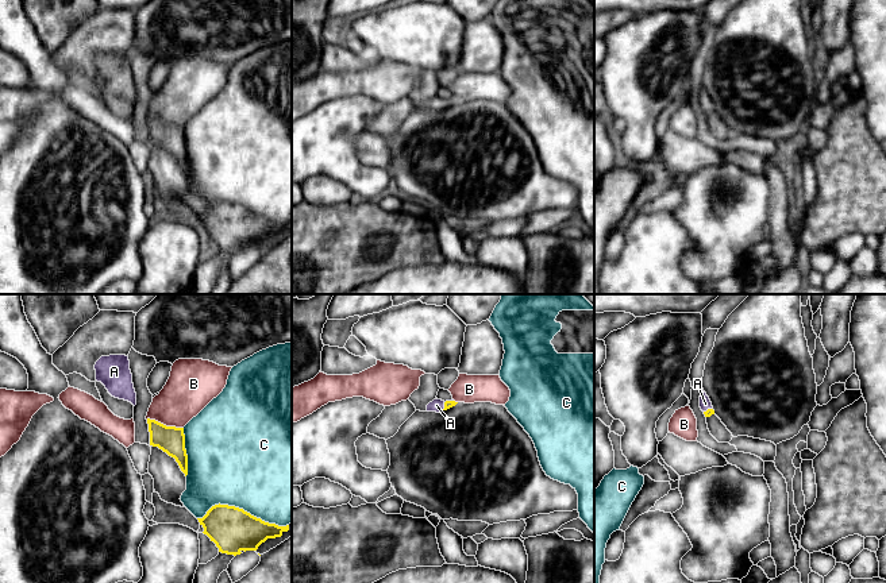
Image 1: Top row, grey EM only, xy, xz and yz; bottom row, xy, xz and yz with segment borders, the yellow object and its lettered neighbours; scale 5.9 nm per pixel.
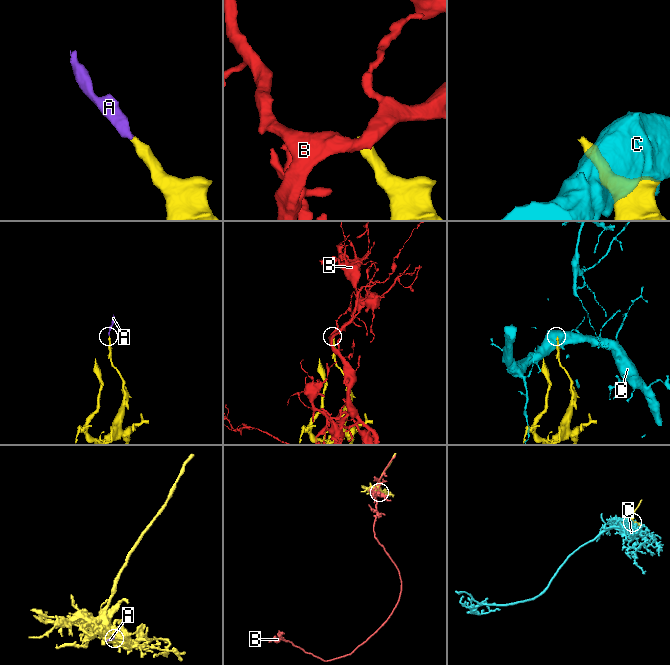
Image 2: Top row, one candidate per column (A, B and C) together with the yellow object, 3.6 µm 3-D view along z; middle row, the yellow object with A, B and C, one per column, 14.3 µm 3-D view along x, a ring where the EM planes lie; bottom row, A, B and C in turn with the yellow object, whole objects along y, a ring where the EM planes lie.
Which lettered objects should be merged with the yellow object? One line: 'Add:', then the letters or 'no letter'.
Add: A

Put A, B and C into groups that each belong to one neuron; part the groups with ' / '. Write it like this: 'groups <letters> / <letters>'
groups A / B / C

